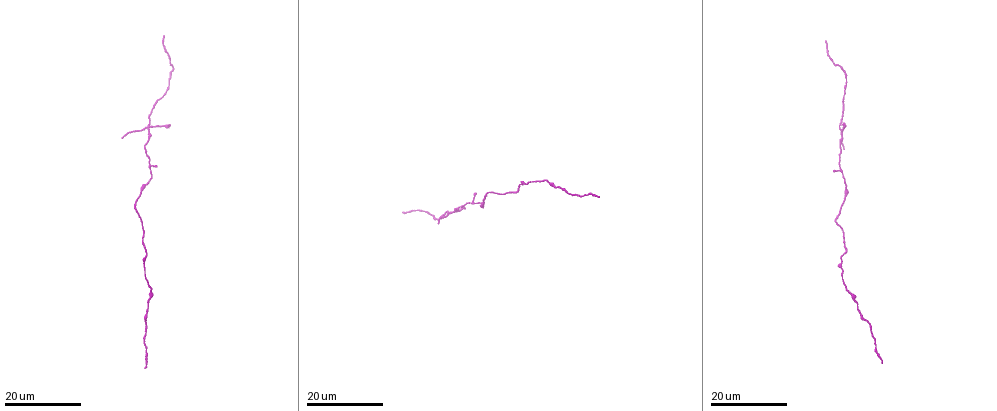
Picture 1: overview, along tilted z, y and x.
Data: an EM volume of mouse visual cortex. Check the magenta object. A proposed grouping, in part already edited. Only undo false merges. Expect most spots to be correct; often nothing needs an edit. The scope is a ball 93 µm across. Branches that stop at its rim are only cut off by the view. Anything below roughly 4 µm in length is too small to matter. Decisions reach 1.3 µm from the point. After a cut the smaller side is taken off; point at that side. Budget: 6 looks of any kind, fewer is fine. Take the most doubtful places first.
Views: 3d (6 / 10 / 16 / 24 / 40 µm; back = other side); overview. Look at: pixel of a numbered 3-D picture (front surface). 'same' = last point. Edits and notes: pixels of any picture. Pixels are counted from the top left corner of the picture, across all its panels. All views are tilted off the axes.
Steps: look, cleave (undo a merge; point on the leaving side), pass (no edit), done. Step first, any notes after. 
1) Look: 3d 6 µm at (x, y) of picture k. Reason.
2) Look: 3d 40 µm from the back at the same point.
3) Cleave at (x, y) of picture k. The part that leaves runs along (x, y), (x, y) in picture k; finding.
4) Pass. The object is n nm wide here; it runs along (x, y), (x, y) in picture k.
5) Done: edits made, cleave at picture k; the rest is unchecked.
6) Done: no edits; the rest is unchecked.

Look: 3d 24 µm at (150, 126) of picture 1. Four or more arms meet.

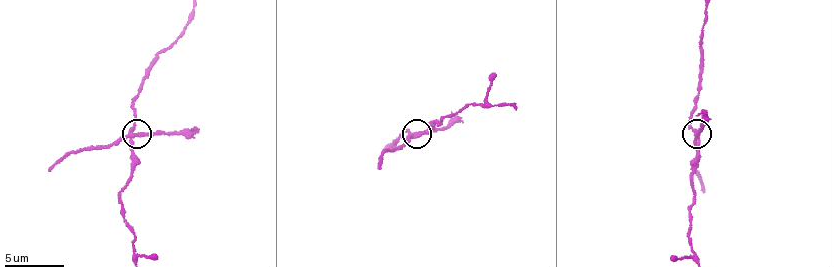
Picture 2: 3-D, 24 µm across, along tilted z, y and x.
Look: 3d 6 µm at (136, 134) of picture 2.

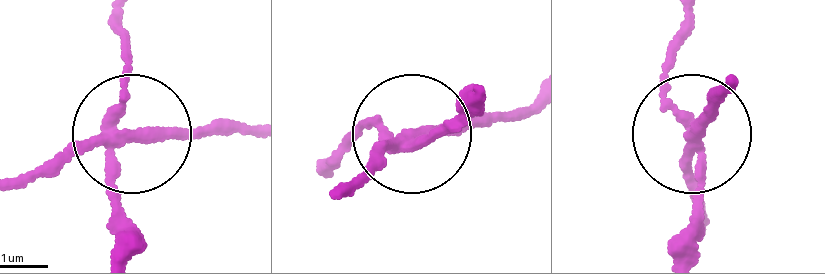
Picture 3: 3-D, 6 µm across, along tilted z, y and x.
Cleave at (41, 175) of picture 3. The part that leaves runs along (105, 140), (18, 173) in picture 3; a second cell is stuck on.

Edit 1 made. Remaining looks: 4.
Look: 3d 16 µm at (146, 184) of picture 1. Calibre changes.

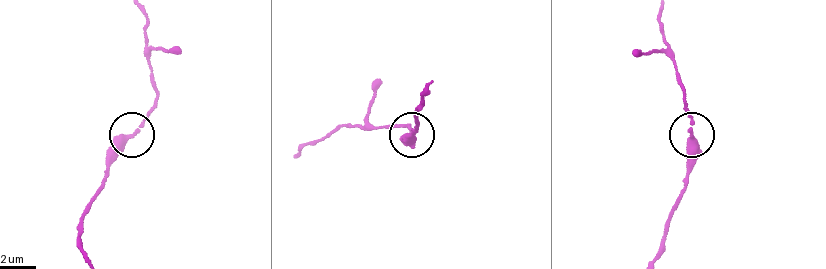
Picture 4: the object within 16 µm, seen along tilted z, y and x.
Look: 3d 6 µm at (691, 139) of picture 4.

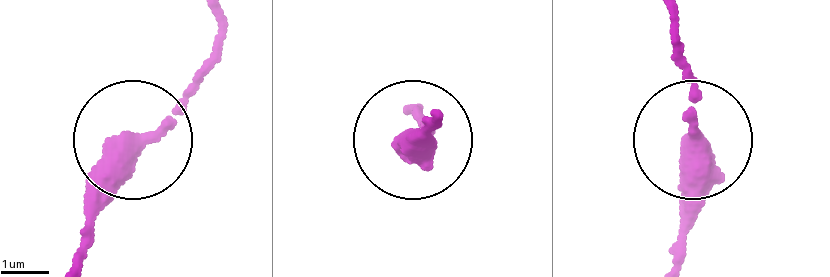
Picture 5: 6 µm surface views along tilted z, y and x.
Pass. It runs along (671, 261), (690, 159), (681, 44) in picture 5; all the same cell.

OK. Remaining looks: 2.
Look: 3d 16 µm at (134, 248) of picture 2. Calibre changes.

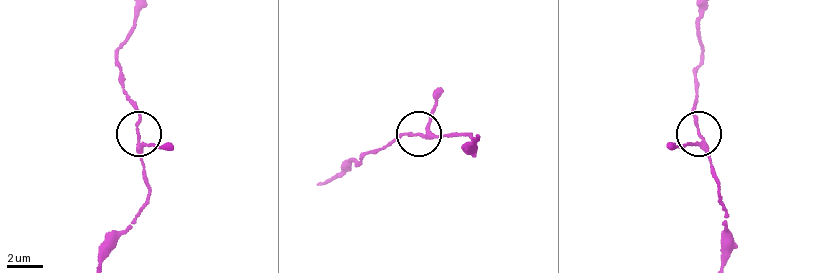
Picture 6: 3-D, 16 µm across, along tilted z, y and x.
Look: 3d 6 µm at (419, 133) of picture 6. Zoom in.

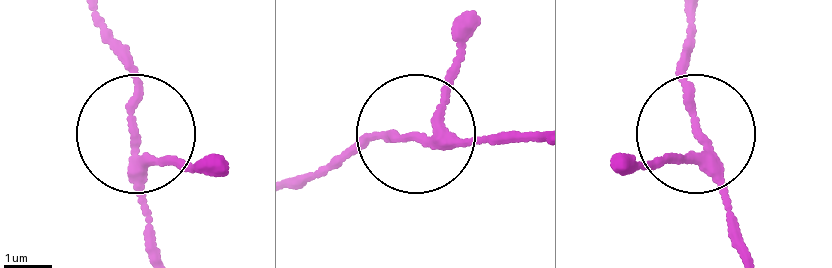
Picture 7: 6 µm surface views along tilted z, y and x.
Pass. It runs along (157, 253), (134, 92), (107, 26) in picture 7; continuous, no second cell.

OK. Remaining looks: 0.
Done: edits made, cleave at picture 3; the rest is unchecked.

